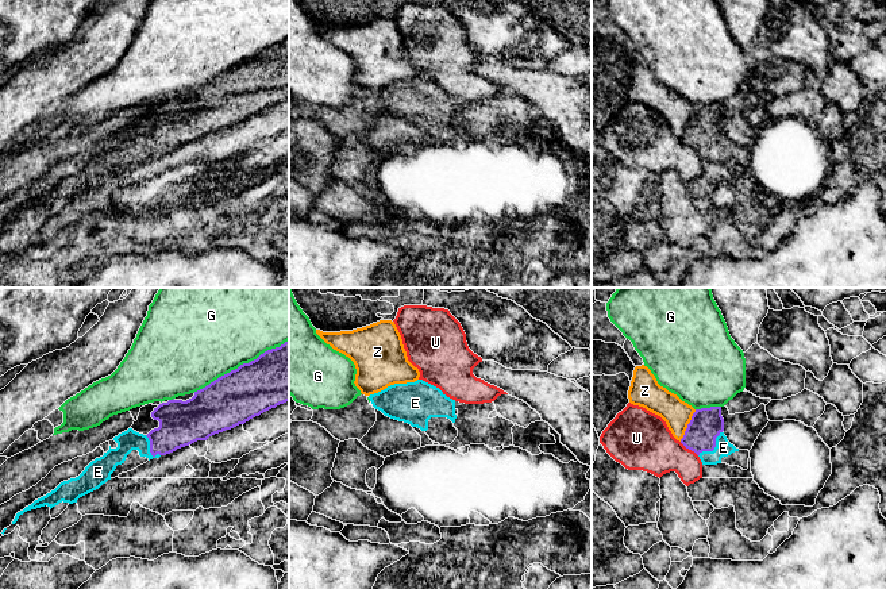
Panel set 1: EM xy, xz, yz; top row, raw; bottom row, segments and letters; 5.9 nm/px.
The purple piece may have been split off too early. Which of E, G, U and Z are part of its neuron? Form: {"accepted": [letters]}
{"accepted": ["E"]}

